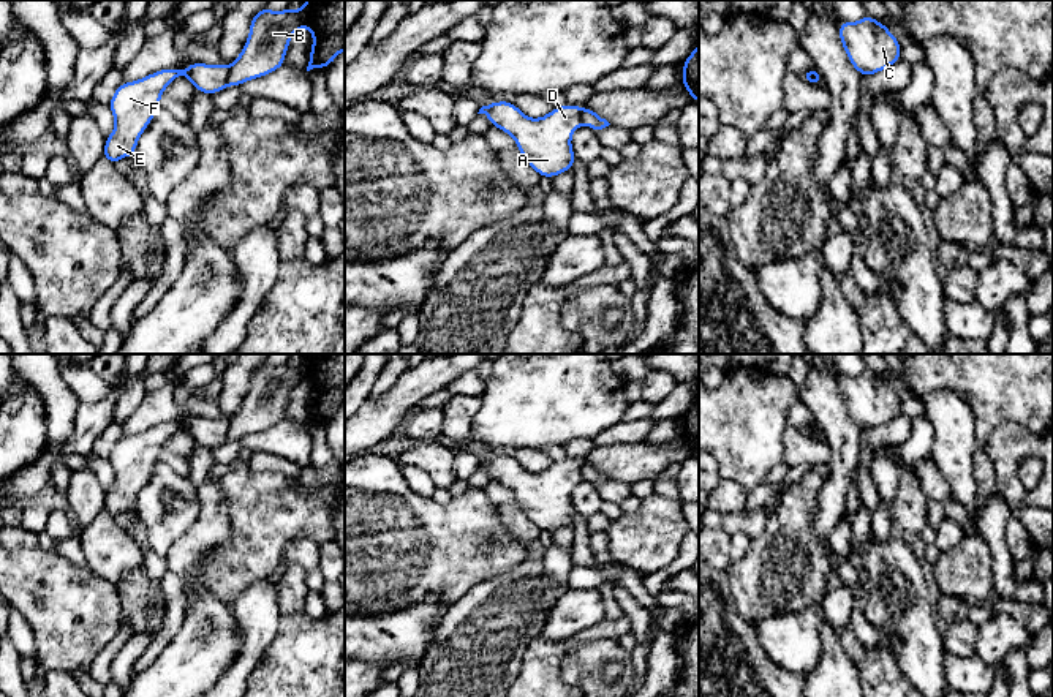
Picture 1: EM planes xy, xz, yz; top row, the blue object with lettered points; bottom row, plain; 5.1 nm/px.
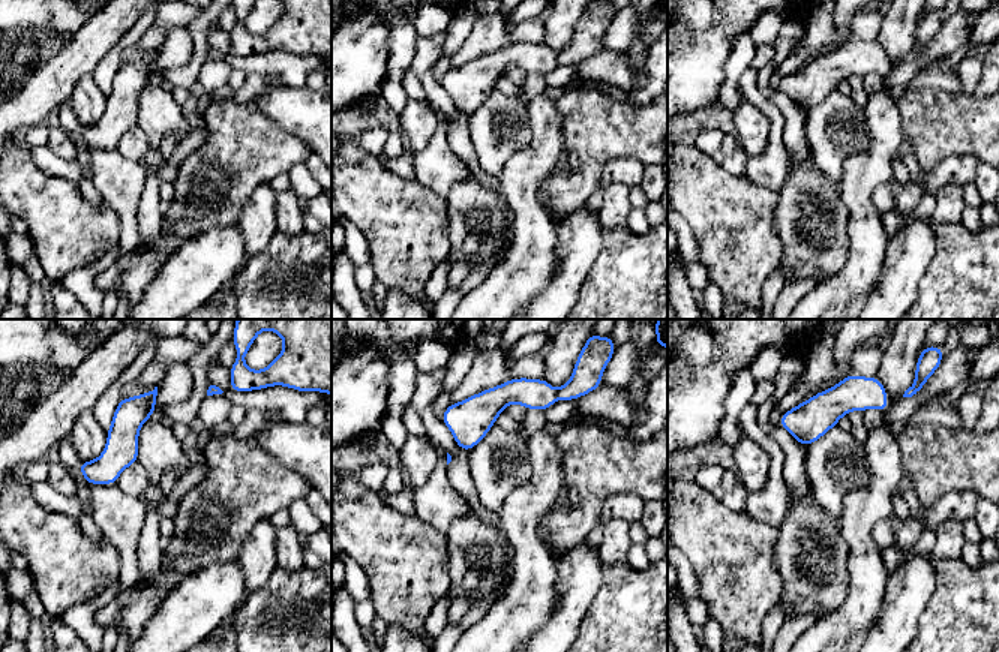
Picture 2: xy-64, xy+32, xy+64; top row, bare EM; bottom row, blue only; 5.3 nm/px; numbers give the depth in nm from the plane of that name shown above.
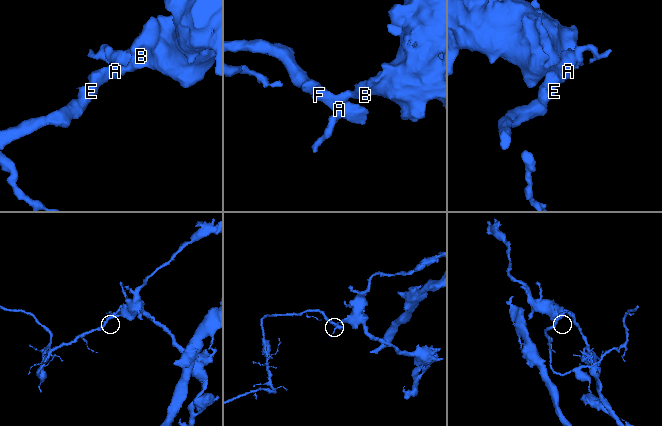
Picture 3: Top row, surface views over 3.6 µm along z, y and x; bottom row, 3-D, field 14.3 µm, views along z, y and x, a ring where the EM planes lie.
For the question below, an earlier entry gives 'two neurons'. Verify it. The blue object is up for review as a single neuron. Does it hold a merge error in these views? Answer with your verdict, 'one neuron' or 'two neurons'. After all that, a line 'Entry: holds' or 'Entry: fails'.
two neurons
Entry: holds

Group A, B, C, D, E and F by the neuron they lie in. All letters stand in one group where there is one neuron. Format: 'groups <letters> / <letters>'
groups A C D E F / B

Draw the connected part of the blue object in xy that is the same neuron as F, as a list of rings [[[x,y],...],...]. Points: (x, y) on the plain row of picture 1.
[[[193,416],[185,424],[166,422],[133,436],[122,436],[114,446],[109,463],[115,482],[106,490],[103,511],[115,518],[125,511],[134,511],[138,493],[153,474],[164,443],[179,430],[187,430],[196,446],[213,449],[229,439],[226,419]]]

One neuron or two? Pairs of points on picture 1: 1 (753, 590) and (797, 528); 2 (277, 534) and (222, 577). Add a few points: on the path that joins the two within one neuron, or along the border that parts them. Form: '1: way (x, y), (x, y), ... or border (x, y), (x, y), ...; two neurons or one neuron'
1: way (761, 574), (767, 568), (769, 555), (783, 544); one neuron
2: way (263, 542), (236, 569); one neuron

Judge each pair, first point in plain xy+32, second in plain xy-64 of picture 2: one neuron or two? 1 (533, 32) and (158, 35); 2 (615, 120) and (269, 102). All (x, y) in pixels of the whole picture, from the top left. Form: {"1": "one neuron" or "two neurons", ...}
{"1": "one neuron", "2": "two neurons"}

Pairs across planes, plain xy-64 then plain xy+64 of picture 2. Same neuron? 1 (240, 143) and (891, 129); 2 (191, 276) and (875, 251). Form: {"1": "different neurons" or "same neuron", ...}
{"1": "different neurons", "2": "same neuron"}

